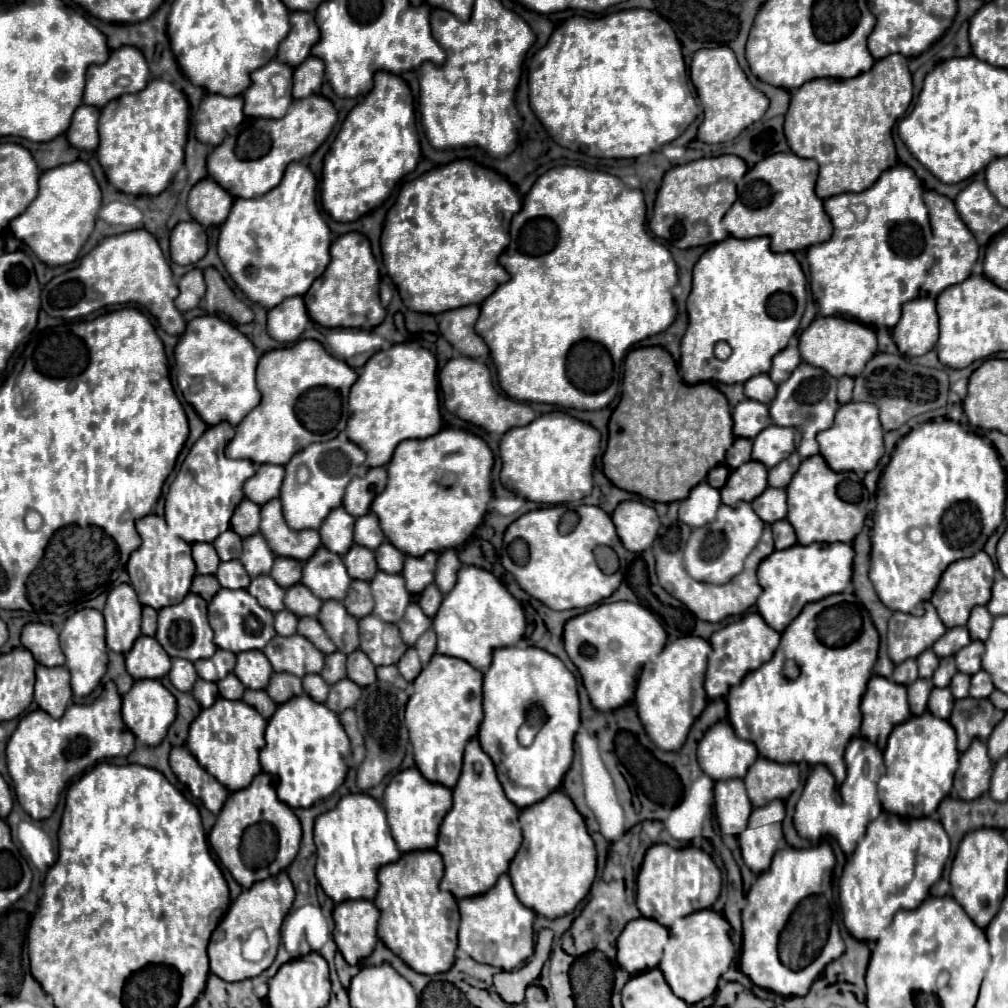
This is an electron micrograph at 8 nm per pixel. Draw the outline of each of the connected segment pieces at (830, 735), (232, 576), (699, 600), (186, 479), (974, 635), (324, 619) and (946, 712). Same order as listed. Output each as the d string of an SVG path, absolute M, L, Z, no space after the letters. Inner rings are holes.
M841 592L837 596L827 596L825 600L819 600L817 604L807 604L801 610L801 616L785 628L781 634L781 644L773 658L765 662L759 670L753 670L745 676L745 680L739 686L733 686L727 694L728 720L743 740L749 740L755 744L761 756L769 760L777 760L779 764L825 764L829 772L833 772L837 790L845 780L845 762L843 752L845 744L859 734L861 726L861 696L865 694L867 682L871 678L873 664L877 660L877 648L879 648L879 634L871 622L871 630L867 628L867 614L857 602L853 594ZM787 658L793 658L801 674L797 680L787 680L781 670Z
M229 560L229 562L221 562L219 570L217 570L217 580L223 588L231 588L231 590L241 590L247 588L251 578L245 572L245 568L241 568L239 560Z
M675 522L671 524L669 528L663 528L661 534L657 536L655 544L653 544L653 554L655 554L655 560L657 560L657 576L659 576L659 584L677 600L681 600L699 620L705 620L705 622L721 622L725 620L727 616L737 616L737 614L743 614L747 612L759 598L761 594L761 586L757 582L757 566L761 564L761 560L765 560L775 548L773 548L773 536L771 536L771 526L765 526L763 530L763 536L759 540L759 544L755 546L755 550L747 556L745 560L745 568L741 574L737 574L731 582L727 584L721 584L721 586L715 586L715 584L705 584L705 582L697 582L693 580L685 566L683 566L683 550L685 550L685 542L687 542L687 536L689 536L689 526L681 524L681 522Z
M229 422L209 426L207 432L193 444L179 474L175 476L165 498L165 522L187 544L213 542L229 528L233 510L243 500L243 482L255 474L255 464L249 460L231 460L225 456L227 442L235 436Z
M985 606L973 608L969 622L967 622L967 630L971 634L971 640L985 642L989 632L991 632L991 626L993 626L993 616L989 614L989 610Z
M337 600L323 602L323 608L317 616L321 626L325 628L327 636L333 640L339 652L351 654L359 648L359 628L357 618L349 616L345 606Z
M933 688L931 696L929 696L927 710L929 710L933 716L941 718L941 720L949 720L953 702L955 702L955 698L953 698L953 694L951 694L949 688Z

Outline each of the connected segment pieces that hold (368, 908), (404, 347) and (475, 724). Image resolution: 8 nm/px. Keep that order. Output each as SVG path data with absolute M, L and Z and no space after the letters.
M347 900L335 906L333 910L333 920L335 920L335 930L333 938L337 942L339 952L347 960L347 964L355 966L359 964L361 958L367 958L375 944L377 944L377 920L379 920L379 910L373 906L369 900Z
M393 344L387 350L375 352L363 372L359 374L357 382L349 394L349 422L347 422L347 436L355 442L365 454L365 466L387 466L397 444L403 440L423 440L442 429L443 421L440 414L439 384L437 378L437 360L425 348L411 348L409 344Z
M435 654L413 680L413 696L407 702L405 724L413 744L415 766L433 784L441 784L445 788L453 788L457 784L465 746L477 736L483 720L481 680L483 674L469 662L441 654Z

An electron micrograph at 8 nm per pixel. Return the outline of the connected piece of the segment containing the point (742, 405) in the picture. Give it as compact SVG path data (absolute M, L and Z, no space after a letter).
M743 400L733 410L733 434L739 438L753 440L753 436L757 436L757 432L761 432L761 428L767 428L769 424L769 410L761 402Z

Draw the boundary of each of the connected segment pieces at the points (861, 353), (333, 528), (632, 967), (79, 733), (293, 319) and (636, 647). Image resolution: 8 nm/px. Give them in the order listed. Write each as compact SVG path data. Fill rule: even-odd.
M817 316L811 326L799 336L799 352L807 364L829 372L833 378L855 378L863 372L865 364L877 354L877 336L869 326L859 324L855 320Z
M343 506L335 508L319 528L323 546L339 556L345 556L345 552L349 552L349 548L353 546L353 524L355 518L347 514Z
M631 920L617 940L617 964L631 976L657 968L667 936L667 928L655 920Z
M107 682L103 686L103 692L95 702L91 702L91 704L71 704L59 720L51 718L43 710L29 712L27 716L21 718L21 722L17 724L15 732L11 734L11 738L7 742L7 766L9 766L9 774L13 778L15 796L21 804L21 808L33 820L45 820L53 814L61 792L77 776L91 770L97 762L101 762L105 758L127 756L133 748L135 748L135 736L125 728L125 724L121 720L121 696L119 696L113 682Z
M285 298L279 306L267 312L267 334L277 342L291 344L301 338L307 322L309 316L305 312L303 298Z
M611 602L587 610L565 624L563 632L565 652L577 666L589 700L599 712L613 712L633 702L639 672L645 662L653 660L667 644L667 632L653 612L635 602ZM583 644L591 644L597 650L595 658L587 658L579 652Z

